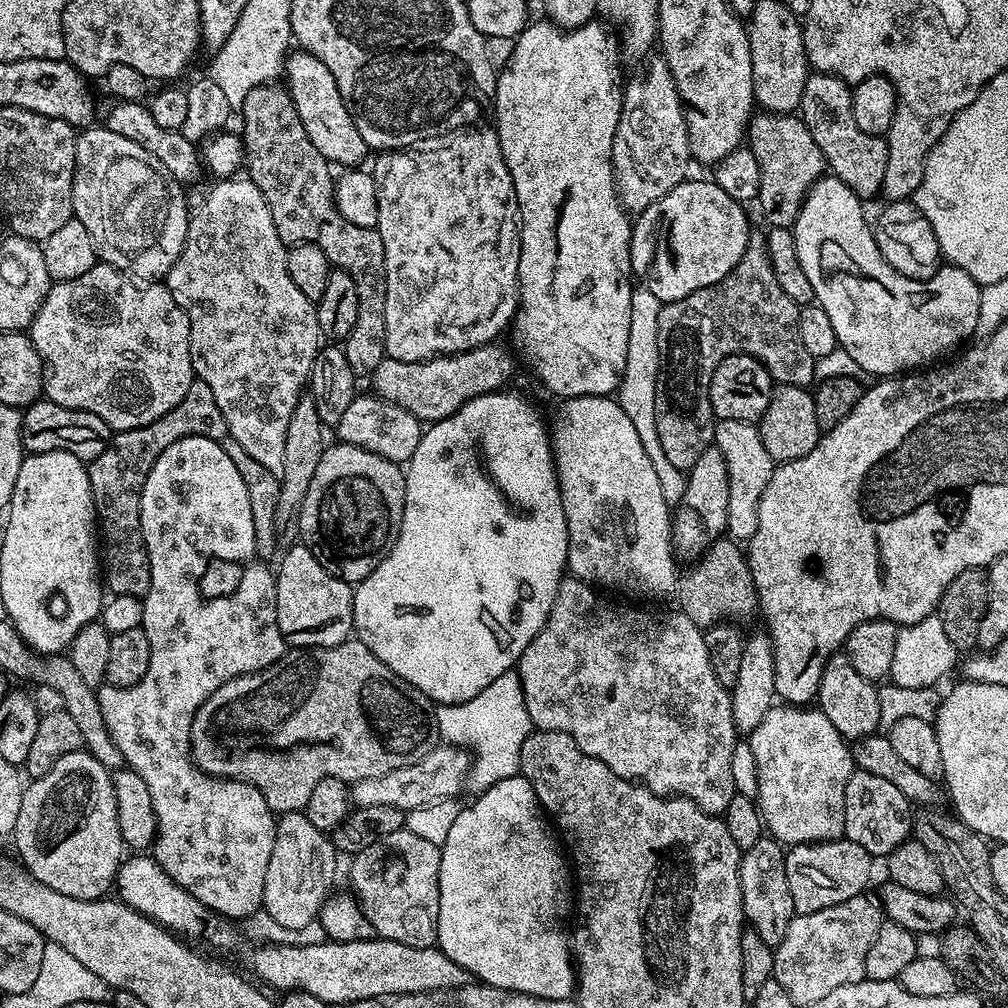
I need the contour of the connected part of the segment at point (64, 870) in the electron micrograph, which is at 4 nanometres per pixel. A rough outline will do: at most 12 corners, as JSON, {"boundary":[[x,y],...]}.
{"boundary":[[83,750],[22,794],[19,863],[79,900],[126,856],[112,772]]}

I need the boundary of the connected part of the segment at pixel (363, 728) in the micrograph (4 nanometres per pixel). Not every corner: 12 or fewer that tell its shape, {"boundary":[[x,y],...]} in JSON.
{"boundary":[[361,640],[218,686],[192,758],[273,813],[437,747]]}

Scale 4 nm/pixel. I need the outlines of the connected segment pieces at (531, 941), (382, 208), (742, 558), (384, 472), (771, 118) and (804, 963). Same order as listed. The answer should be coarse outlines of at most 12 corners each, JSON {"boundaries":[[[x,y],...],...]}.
{"boundaries":[[[502,778],[440,845],[436,944],[481,984],[576,987],[570,864]],[[495,127],[370,168],[386,356],[491,344],[520,298]],[[721,538],[679,577],[679,611],[701,628],[757,615],[745,549]],[[325,447],[299,539],[355,586],[404,513],[401,465]],[[761,111],[746,144],[765,225],[791,228],[826,172],[799,115]],[[868,894],[793,916],[771,979],[797,1006],[865,979]]]}

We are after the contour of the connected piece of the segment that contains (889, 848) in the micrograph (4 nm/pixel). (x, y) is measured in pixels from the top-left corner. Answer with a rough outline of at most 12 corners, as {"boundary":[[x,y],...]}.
{"boundary":[[853,771],[844,836],[886,858],[914,832],[914,805]]}

